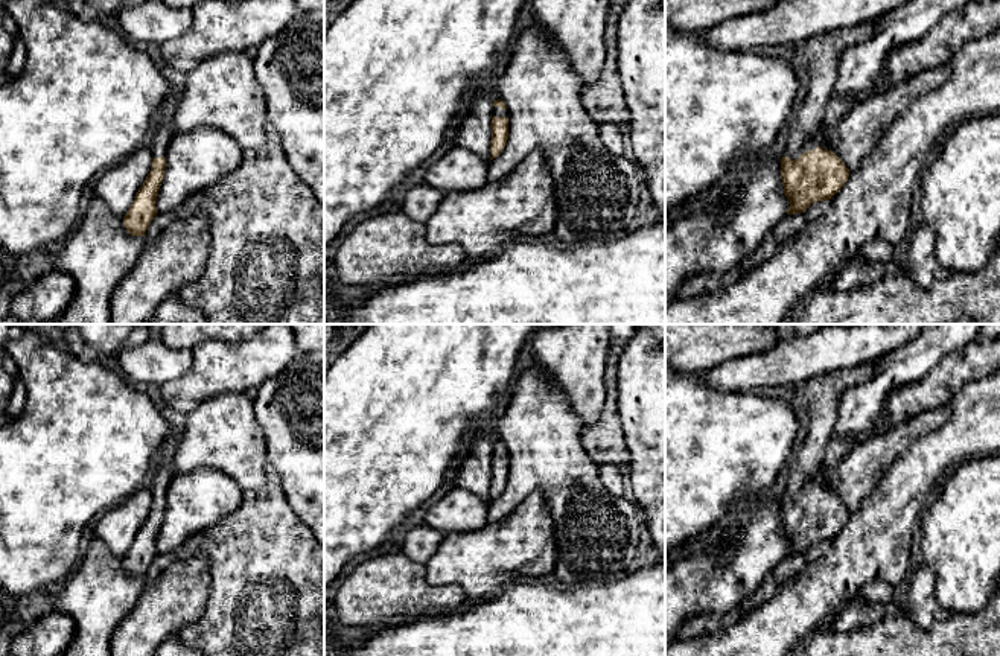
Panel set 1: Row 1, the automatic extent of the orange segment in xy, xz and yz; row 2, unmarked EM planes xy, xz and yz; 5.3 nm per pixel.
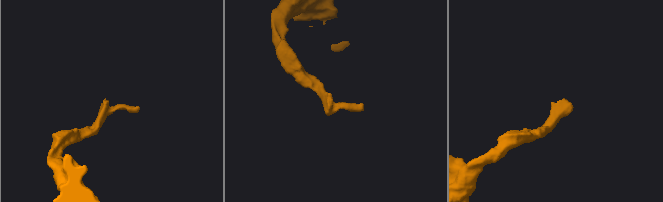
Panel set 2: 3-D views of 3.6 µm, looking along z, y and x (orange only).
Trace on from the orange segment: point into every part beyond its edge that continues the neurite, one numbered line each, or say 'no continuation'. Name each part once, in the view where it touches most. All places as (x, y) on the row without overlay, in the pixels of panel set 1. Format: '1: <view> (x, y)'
1: yz (821, 396)

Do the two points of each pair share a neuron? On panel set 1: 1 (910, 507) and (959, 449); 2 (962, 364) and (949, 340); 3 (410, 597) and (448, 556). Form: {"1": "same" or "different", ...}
{"1": "same", "2": "different", "3": "different"}

